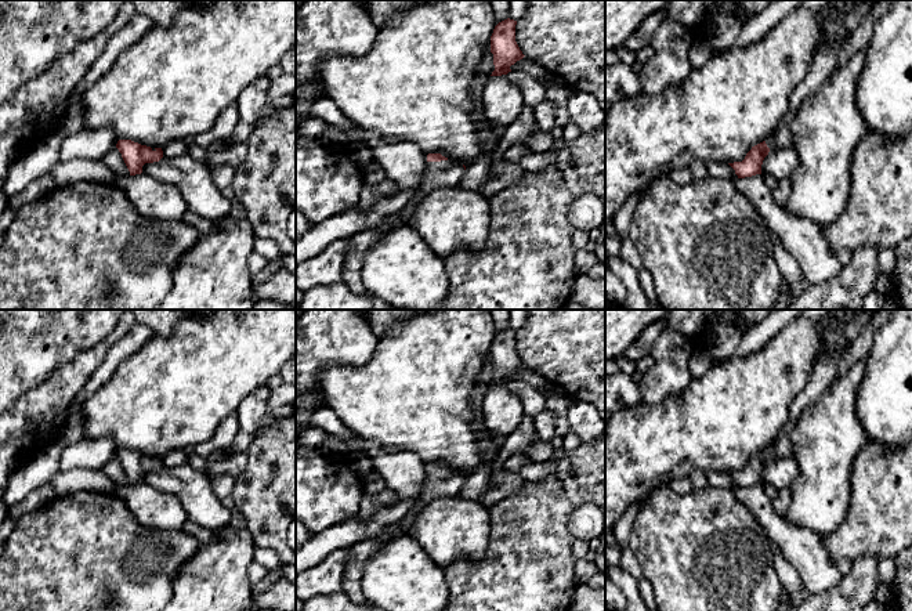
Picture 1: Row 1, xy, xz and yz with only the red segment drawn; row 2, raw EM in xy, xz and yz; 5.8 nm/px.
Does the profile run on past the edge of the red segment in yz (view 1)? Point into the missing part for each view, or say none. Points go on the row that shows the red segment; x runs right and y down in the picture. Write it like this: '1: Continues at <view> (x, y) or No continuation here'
1: Continues at yz (781, 137)

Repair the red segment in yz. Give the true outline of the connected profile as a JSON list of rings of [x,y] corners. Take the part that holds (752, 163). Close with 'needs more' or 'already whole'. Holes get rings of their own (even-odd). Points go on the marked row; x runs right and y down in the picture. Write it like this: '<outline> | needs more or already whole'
[[[789,109],[788,115],[779,122],[774,133],[763,142],[752,147],[742,162],[728,163],[738,178],[761,174],[761,164],[770,151],[792,147],[790,124],[796,118],[796,111]]] | needs more

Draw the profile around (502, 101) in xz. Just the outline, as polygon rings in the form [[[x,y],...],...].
[[[507,75],[488,76],[482,94],[482,109],[493,127],[503,130],[511,126],[524,106],[521,87],[510,82]]]

